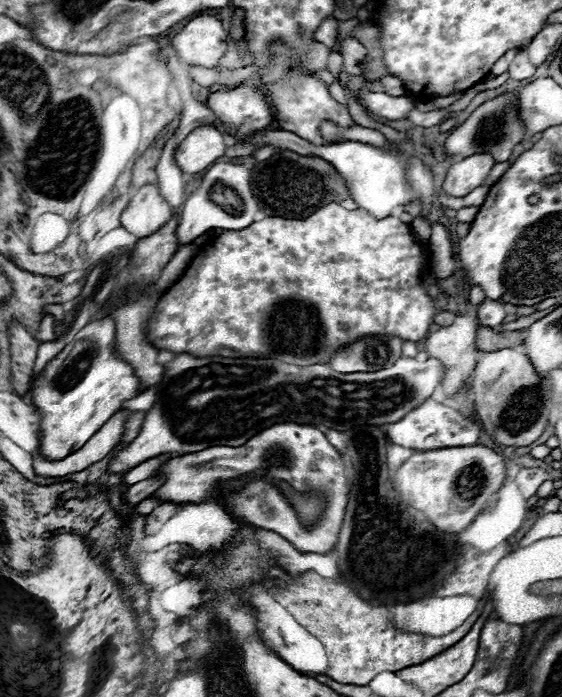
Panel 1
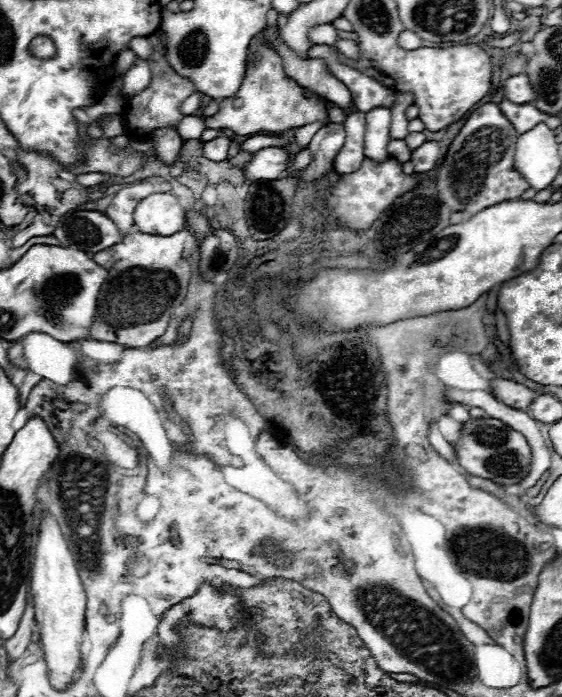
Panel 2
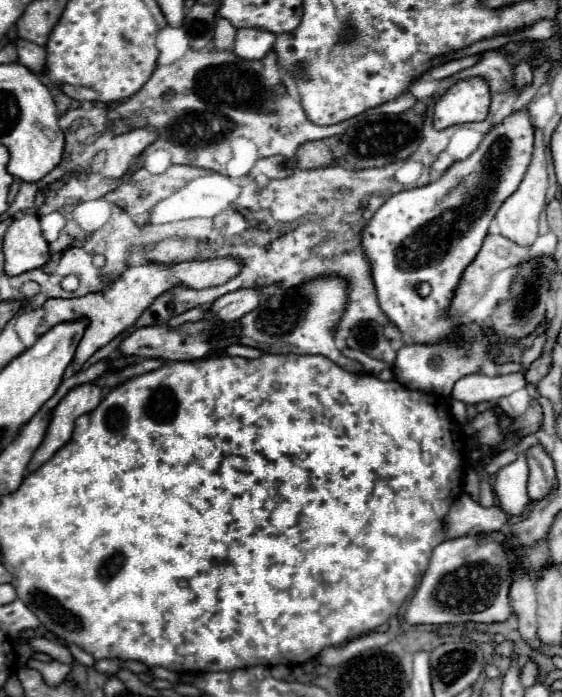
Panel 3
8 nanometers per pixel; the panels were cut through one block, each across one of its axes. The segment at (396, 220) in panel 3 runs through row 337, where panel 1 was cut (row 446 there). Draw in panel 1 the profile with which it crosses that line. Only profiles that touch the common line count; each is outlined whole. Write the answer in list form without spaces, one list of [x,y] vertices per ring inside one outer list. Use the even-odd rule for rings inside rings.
[[[428,398],[428,402],[424,402],[424,406],[418,406],[416,410],[406,414],[400,422],[394,422],[392,426],[388,426],[386,436],[390,442],[404,446],[404,448],[436,450],[436,448],[452,448],[452,446],[472,446],[472,444],[476,444],[476,440],[480,436],[480,428],[474,424],[472,418]]]

